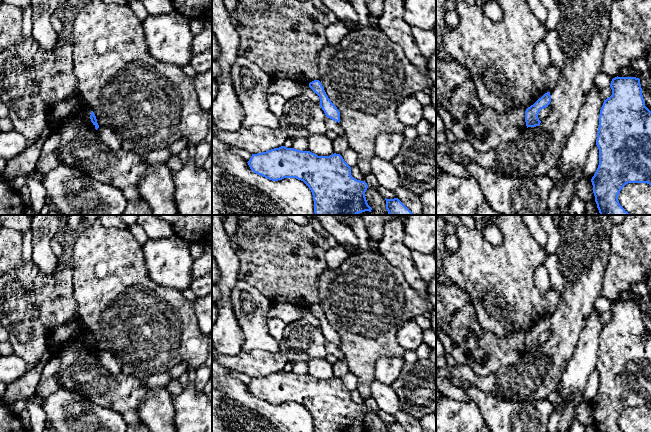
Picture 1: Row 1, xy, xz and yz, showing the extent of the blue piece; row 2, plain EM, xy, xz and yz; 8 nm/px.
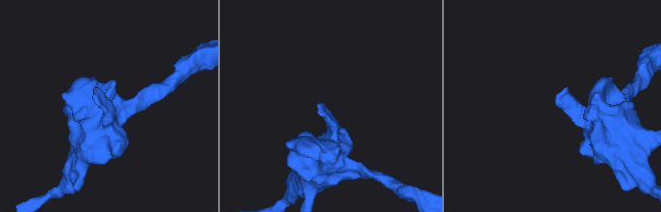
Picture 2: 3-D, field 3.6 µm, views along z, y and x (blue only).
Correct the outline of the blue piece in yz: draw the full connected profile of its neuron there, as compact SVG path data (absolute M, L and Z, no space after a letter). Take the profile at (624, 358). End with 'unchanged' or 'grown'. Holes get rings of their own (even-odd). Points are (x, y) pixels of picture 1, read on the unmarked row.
M617 300L610 311L612 319L600 334L596 364L599 389L591 403L597 432L623 432L618 419L628 407L651 410L651 335L645 330L640 303Z; unchanged

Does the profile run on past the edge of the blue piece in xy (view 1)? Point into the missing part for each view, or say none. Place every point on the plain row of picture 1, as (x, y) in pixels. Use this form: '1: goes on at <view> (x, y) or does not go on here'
1: does not go on here

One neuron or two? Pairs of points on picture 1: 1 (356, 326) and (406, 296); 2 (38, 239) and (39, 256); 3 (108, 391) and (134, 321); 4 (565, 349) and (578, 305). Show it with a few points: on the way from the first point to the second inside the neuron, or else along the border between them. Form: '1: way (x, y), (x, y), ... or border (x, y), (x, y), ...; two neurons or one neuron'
1: way (368, 314), (380, 302), (394, 302); one neuron
2: way (39, 243), (39, 252); one neuron
3: border (122, 372), (142, 381); two neurons
4: way (565, 338), (566, 325), (572, 316); one neuron

